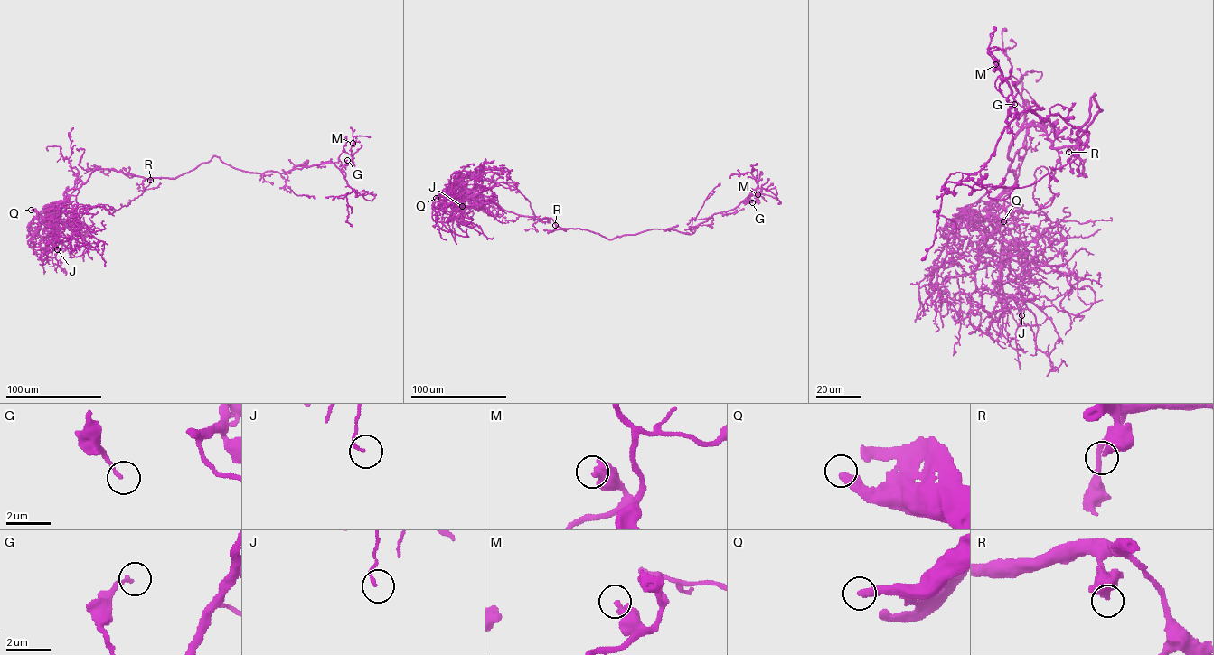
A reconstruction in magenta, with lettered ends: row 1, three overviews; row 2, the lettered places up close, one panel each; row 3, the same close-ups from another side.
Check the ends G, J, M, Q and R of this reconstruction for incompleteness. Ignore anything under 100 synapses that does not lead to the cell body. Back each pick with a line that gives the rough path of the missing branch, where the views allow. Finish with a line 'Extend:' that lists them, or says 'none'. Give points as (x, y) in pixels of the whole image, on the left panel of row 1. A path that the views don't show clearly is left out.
Q: Course of what is missing: (31, 210), (14, 202)
Extend: Q

